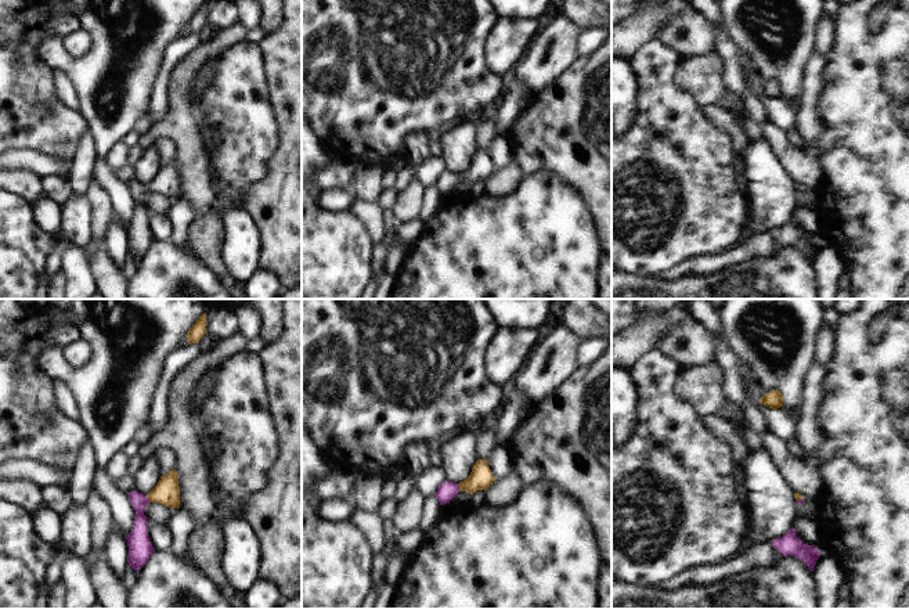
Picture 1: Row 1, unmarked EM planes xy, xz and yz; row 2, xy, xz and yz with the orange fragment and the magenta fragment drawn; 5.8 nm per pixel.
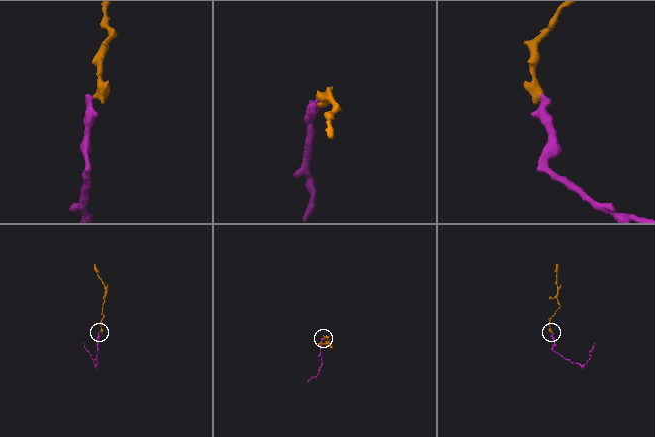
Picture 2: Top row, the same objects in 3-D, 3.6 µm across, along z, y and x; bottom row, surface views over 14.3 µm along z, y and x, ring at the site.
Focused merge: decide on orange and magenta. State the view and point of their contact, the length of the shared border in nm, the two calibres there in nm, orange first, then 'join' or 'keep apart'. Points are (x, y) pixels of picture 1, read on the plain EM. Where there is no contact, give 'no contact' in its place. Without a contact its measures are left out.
meets orange in xy at (147, 187); contact 50 nm long; 150 nm thick on the orange side, 120 nm on the other; join

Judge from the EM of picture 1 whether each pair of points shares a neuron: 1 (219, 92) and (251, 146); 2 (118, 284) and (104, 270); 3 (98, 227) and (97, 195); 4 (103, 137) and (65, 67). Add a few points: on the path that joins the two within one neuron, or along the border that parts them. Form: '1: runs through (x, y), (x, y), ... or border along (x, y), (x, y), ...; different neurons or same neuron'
1: runs through (233, 105), (240, 114), (244, 132); same neuron
2: runs through (115, 281), (107, 273); same neuron
3: runs through (98, 219), (98, 204); same neuron
4: runs through (97, 119), (90, 107), (89, 89), (83, 83); same neuron

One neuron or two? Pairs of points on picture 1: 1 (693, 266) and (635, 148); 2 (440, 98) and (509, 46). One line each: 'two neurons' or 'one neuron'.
1: two neurons
2: two neurons

